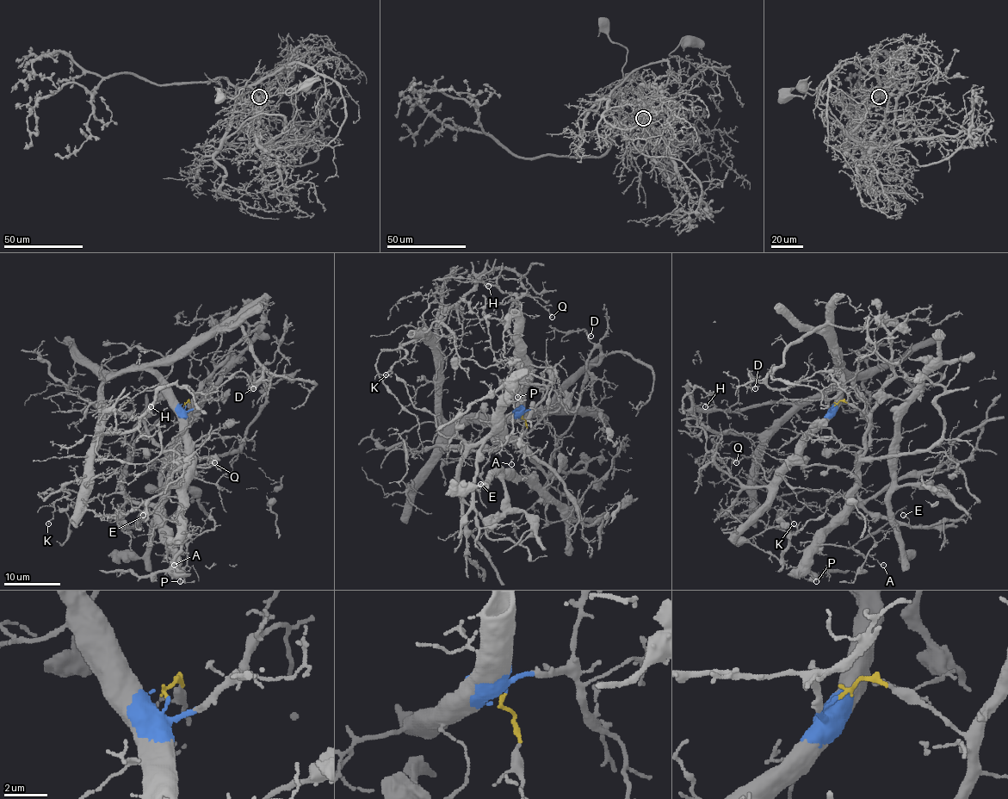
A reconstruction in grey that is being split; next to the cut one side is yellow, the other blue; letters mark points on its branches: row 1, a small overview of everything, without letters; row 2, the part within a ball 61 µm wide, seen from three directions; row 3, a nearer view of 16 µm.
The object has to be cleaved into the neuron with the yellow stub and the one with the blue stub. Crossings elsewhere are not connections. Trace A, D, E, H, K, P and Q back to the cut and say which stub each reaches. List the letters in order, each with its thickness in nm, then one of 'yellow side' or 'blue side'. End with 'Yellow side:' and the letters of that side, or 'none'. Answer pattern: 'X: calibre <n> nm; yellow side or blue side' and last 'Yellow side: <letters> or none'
A: calibre 100 nm; yellow side
D: calibre 140 nm; blue side
E: calibre 120 nm; yellow side
H: calibre 120 nm; blue side
K: calibre 130 nm; blue side
P: calibre 130 nm; yellow side
Q: calibre 130 nm; blue side
Yellow side: A, E, P

